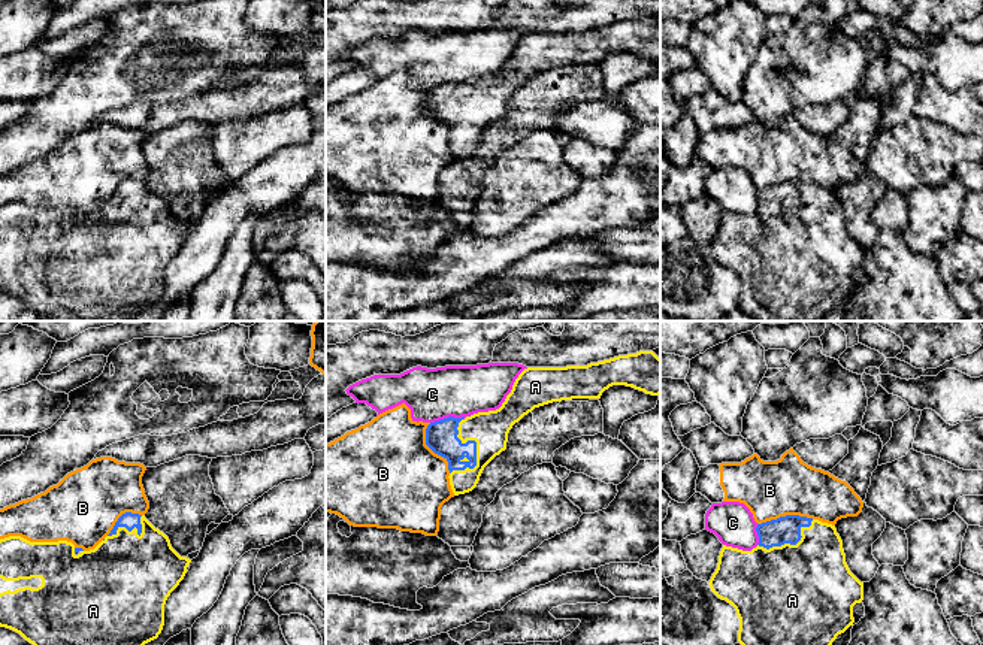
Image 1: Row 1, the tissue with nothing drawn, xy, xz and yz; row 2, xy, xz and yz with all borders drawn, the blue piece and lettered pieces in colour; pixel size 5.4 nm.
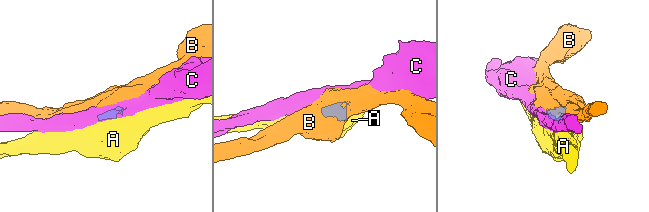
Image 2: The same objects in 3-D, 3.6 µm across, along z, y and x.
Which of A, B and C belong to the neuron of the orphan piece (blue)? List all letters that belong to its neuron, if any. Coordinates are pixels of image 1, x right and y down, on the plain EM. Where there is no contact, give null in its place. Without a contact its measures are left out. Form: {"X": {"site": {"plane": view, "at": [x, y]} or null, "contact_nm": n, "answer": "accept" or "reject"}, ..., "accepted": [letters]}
{"A": {"site": {"plane": "xz", "at": [475, 114]}, "contact_nm": 320, "answer": "accept"}, "B": {"site": {"plane": "xz", "at": [432, 115]}, "contact_nm": 300, "answer": "reject"}, "C": {"site": {"plane": "xz", "at": [448, 82]}, "contact_nm": 190, "answer": "reject"}, "accepted": ["A"]}

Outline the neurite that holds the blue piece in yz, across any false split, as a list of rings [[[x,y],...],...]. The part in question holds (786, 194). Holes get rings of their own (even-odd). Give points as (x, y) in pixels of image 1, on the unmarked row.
[[[786,181],[757,190],[756,197],[759,209],[751,216],[723,211],[717,234],[708,248],[711,257],[737,276],[738,308],[757,321],[823,321],[837,302],[853,291],[853,272],[863,266],[863,248],[850,237],[835,191]]]

